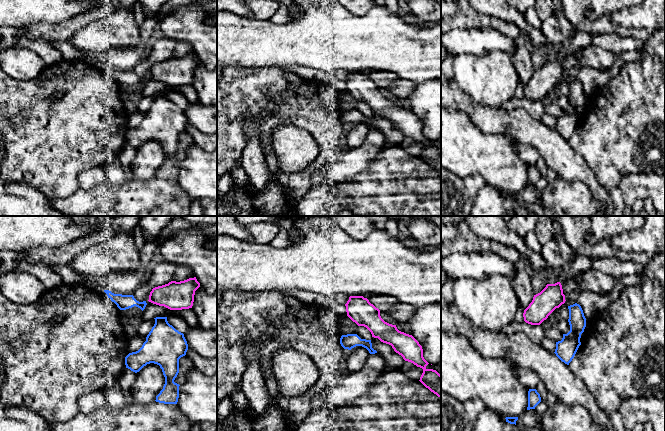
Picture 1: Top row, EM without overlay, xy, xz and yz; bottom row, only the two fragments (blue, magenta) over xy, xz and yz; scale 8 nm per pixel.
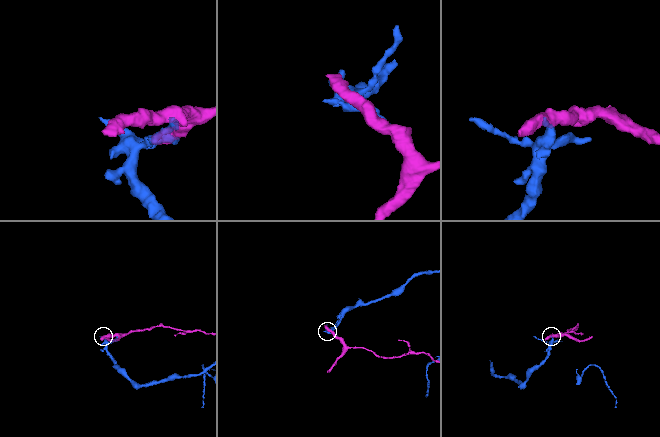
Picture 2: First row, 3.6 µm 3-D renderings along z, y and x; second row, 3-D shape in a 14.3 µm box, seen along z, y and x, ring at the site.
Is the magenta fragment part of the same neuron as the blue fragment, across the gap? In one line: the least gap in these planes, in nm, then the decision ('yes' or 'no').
30 nm | no

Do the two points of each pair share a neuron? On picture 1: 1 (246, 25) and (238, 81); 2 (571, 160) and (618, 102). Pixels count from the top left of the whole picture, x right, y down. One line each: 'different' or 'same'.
1: different
2: different

